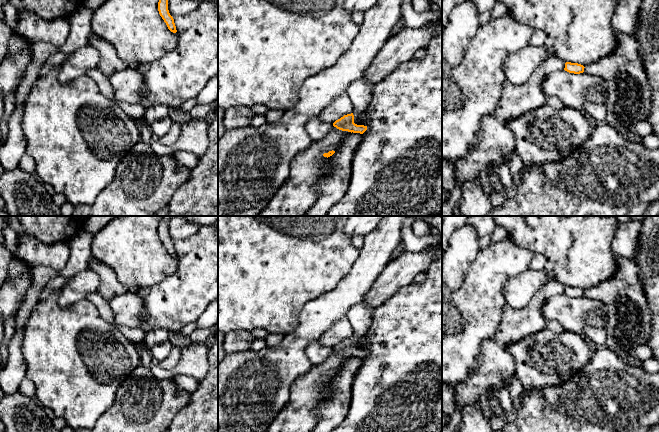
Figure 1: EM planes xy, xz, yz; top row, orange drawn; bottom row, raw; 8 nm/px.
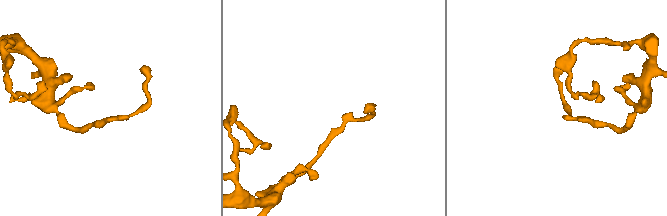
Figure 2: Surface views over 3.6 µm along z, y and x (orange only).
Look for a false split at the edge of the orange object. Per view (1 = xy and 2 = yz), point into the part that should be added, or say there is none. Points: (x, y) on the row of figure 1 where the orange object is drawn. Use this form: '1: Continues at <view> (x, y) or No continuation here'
1: No continuation here
2: No continuation here

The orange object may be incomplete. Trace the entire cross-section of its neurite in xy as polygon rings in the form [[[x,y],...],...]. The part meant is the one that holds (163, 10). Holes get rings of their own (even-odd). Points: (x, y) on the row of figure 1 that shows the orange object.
[[[159,0],[158,2],[158,11],[164,22],[166,23],[168,29],[176,33],[176,26],[174,23],[173,17],[170,15],[169,10],[168,10],[168,0]]]

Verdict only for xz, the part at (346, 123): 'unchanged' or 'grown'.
unchanged

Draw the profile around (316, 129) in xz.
[[[318,115],[307,122],[305,130],[312,141],[320,141],[329,134],[332,126],[331,123],[323,122]]]

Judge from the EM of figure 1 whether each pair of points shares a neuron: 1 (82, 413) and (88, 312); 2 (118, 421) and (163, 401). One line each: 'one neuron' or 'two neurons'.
1: one neuron
2: one neuron

